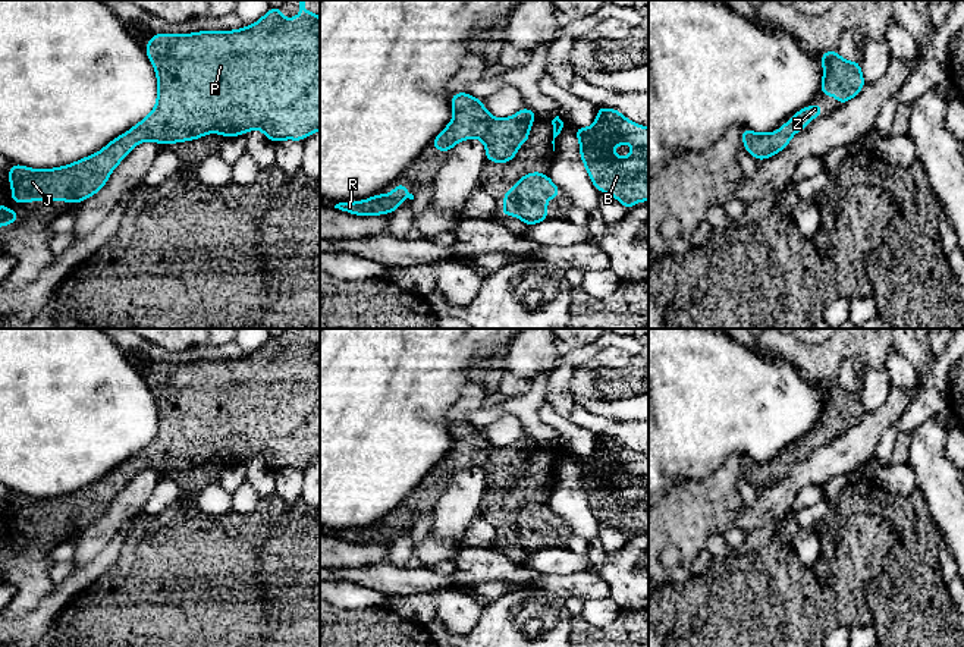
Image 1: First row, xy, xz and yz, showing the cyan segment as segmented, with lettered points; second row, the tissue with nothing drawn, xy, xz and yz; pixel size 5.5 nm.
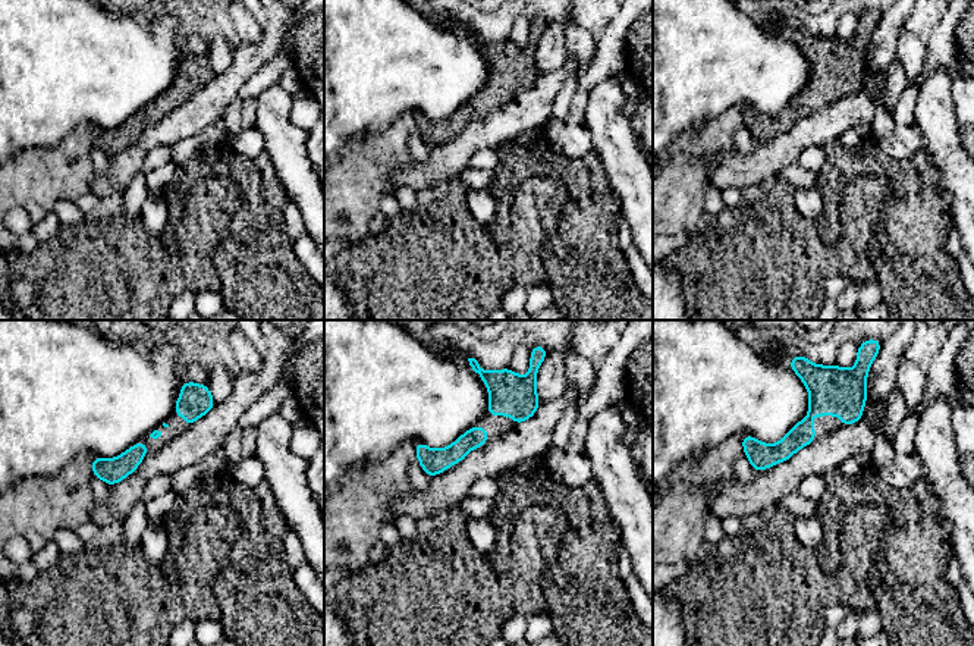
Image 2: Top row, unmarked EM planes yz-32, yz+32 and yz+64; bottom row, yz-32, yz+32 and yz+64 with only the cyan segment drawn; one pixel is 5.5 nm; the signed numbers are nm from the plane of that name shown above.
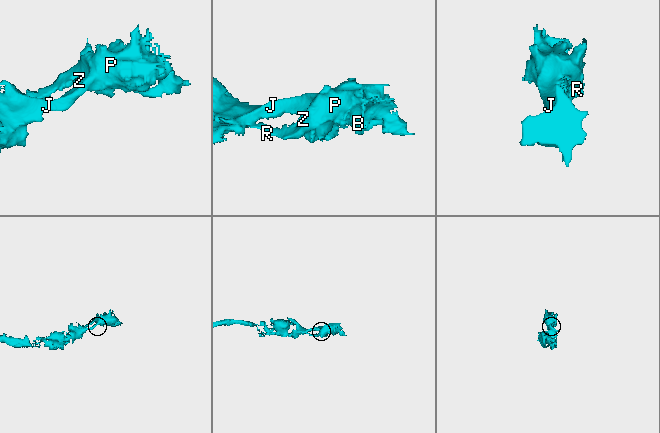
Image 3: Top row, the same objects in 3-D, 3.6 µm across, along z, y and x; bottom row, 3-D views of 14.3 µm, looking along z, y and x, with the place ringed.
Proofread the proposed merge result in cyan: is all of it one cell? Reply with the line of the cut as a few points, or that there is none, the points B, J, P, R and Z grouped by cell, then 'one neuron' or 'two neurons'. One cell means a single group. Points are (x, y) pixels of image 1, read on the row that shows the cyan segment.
cut none; groups B J P R Z; one neuron

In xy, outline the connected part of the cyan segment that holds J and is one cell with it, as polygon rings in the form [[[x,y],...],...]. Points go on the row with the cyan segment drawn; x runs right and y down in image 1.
[[[299,0],[299,16],[285,19],[282,7],[271,7],[258,22],[238,31],[200,31],[195,34],[151,35],[145,53],[157,72],[157,104],[154,110],[128,134],[122,134],[94,156],[69,166],[35,170],[12,163],[9,182],[12,201],[69,201],[81,202],[98,192],[114,167],[144,141],[175,144],[194,141],[205,134],[219,132],[224,138],[244,135],[251,129],[261,129],[276,144],[280,139],[304,141],[320,131],[320,18],[305,10],[305,0]]]

